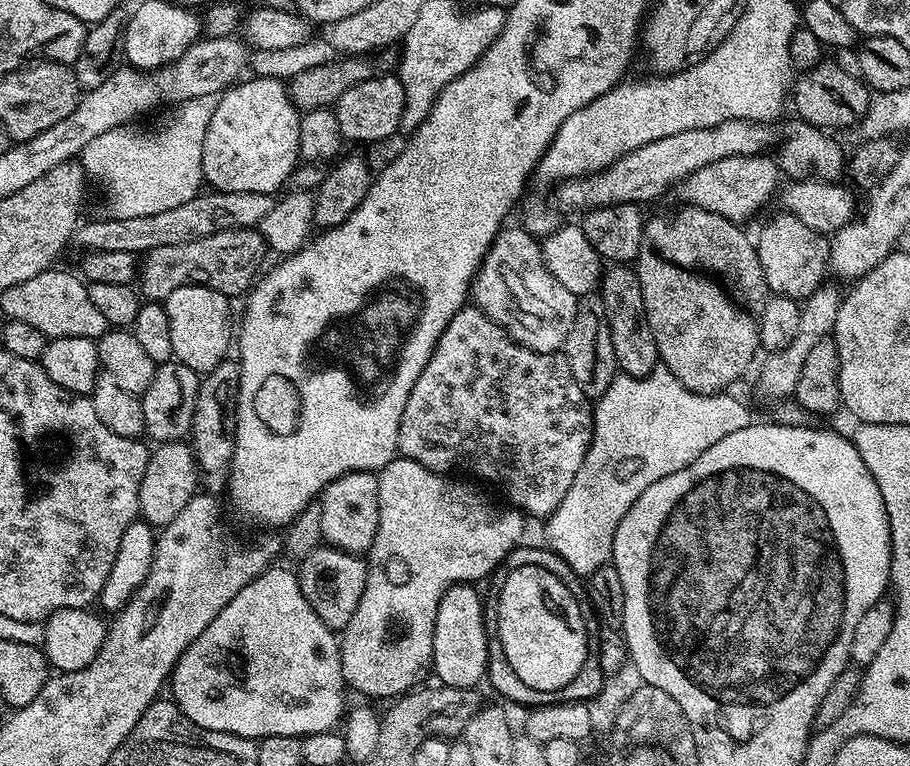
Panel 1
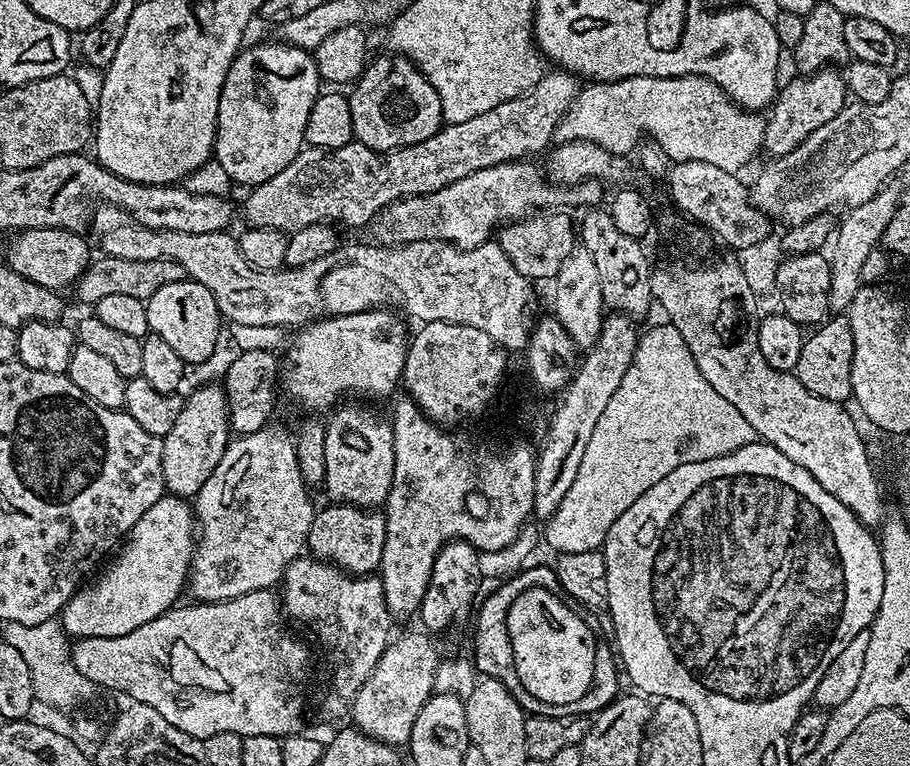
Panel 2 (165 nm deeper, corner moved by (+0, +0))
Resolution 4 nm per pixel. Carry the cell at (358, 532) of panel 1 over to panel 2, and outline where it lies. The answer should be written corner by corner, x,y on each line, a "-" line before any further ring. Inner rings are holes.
348,404
345,408
337,407
331,413
332,421
326,424
326,474
323,491
328,491
328,500
334,504
349,504
355,508
379,509
388,501
390,486
394,482
394,438
392,425
387,419
375,416
356,404

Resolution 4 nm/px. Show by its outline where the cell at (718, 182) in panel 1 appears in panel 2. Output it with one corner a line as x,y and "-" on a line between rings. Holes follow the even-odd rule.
829,66
811,74
800,74
795,77
797,80
790,81
788,85
785,83
779,89
770,108
772,117
767,117
764,126
763,151
769,152
769,157
790,154
790,150
794,150
802,141
810,138
810,134
814,134
818,126
826,126
830,118
834,118
846,107
846,80
836,71
835,67

